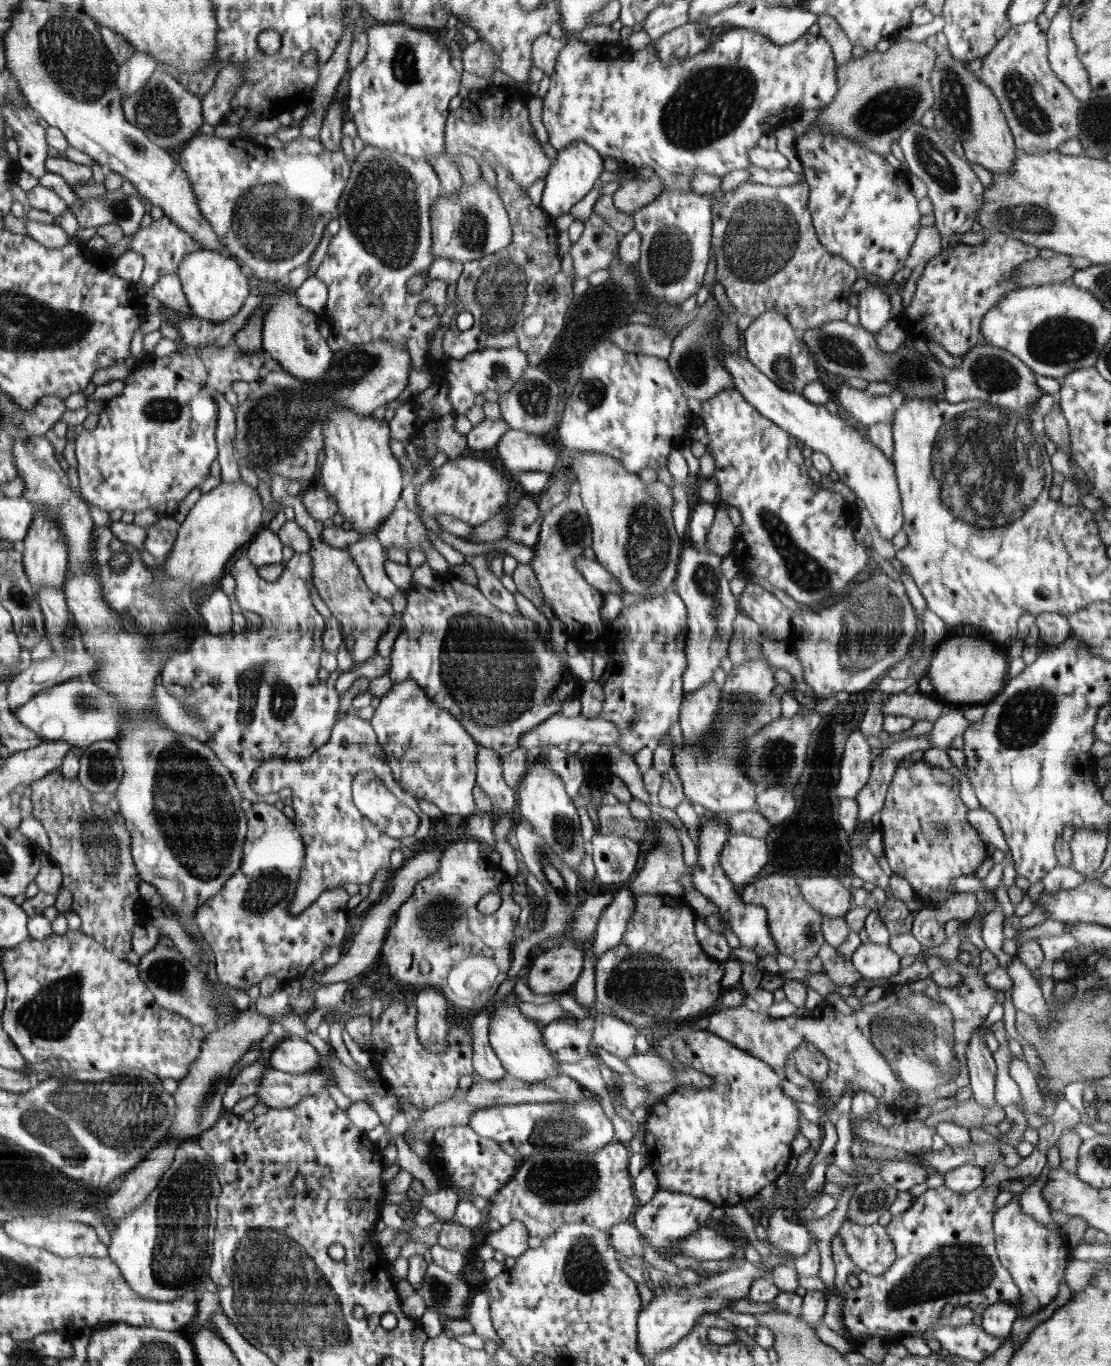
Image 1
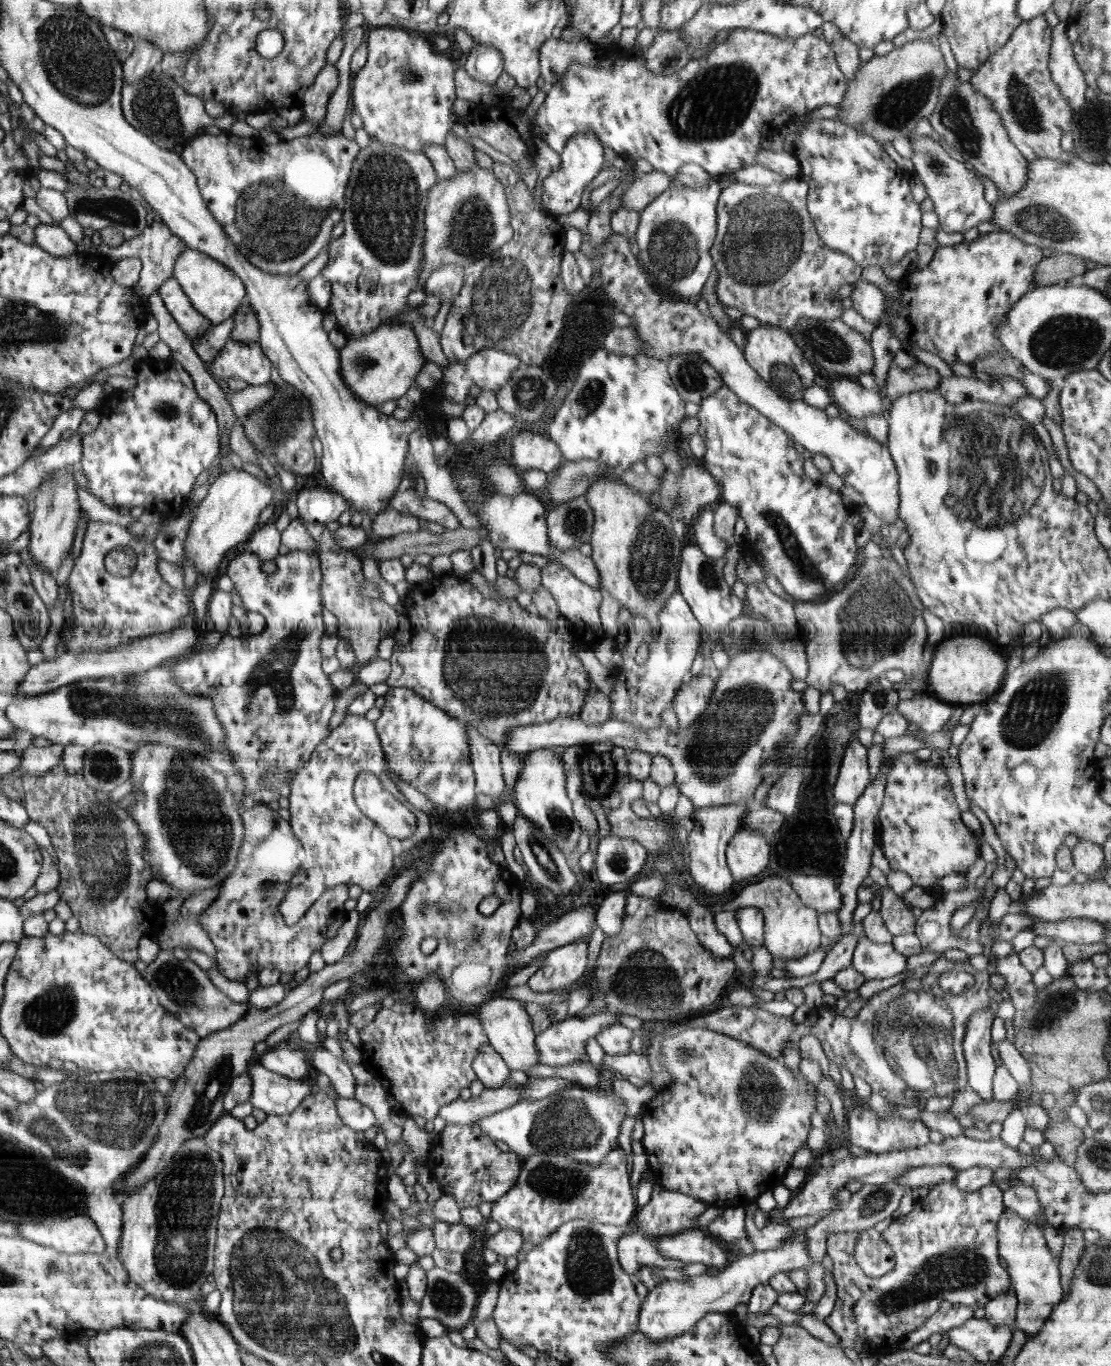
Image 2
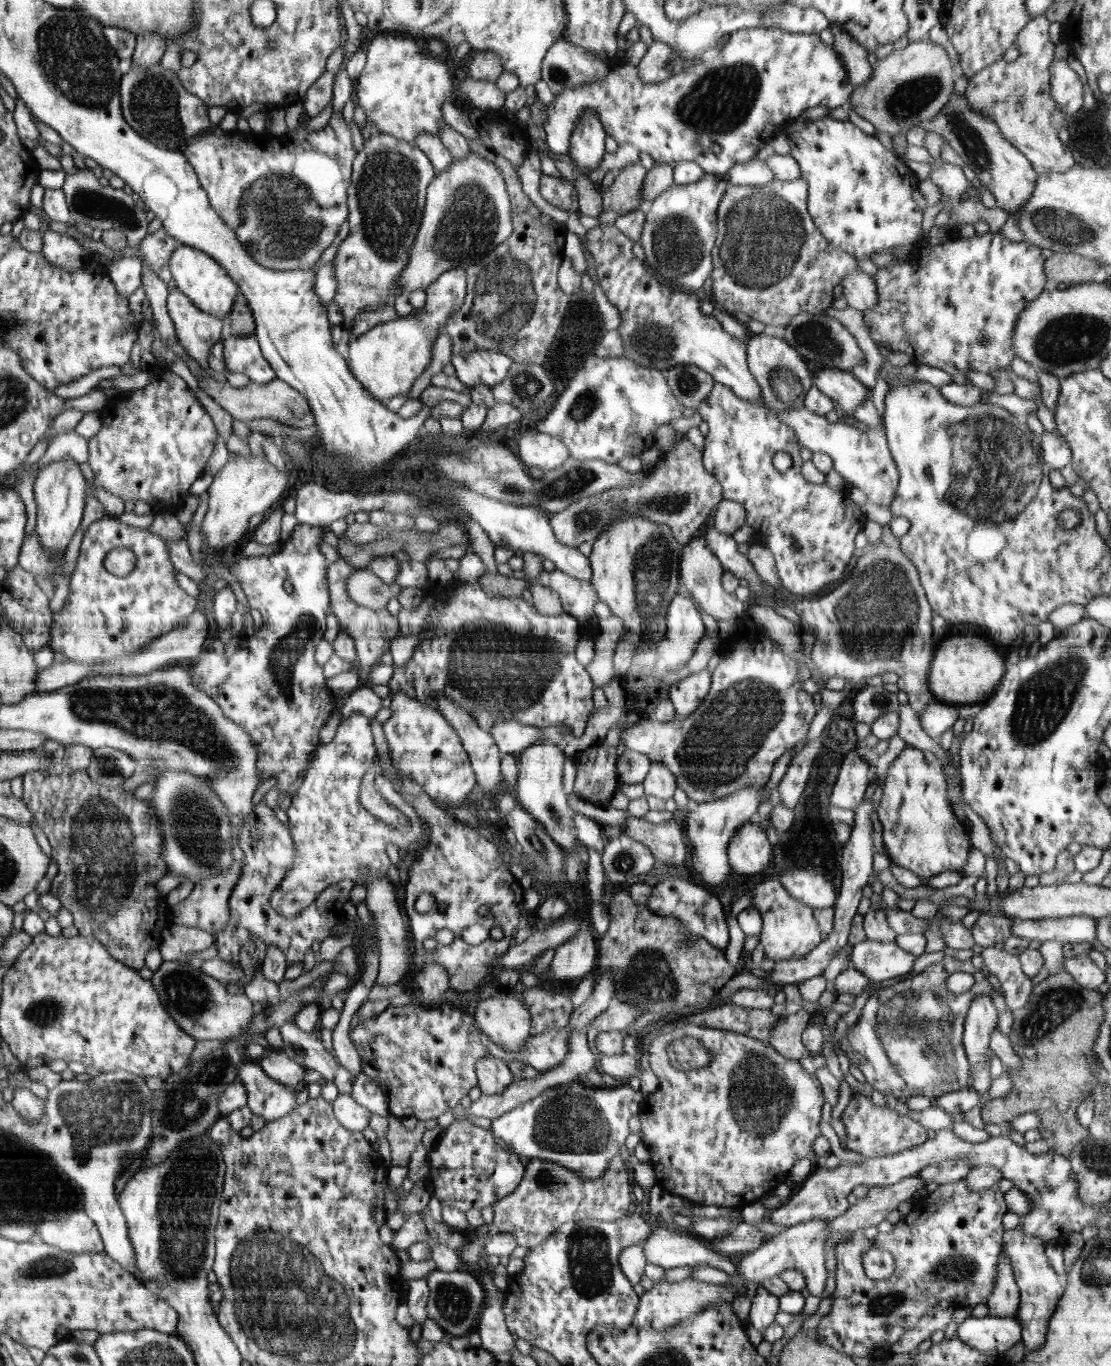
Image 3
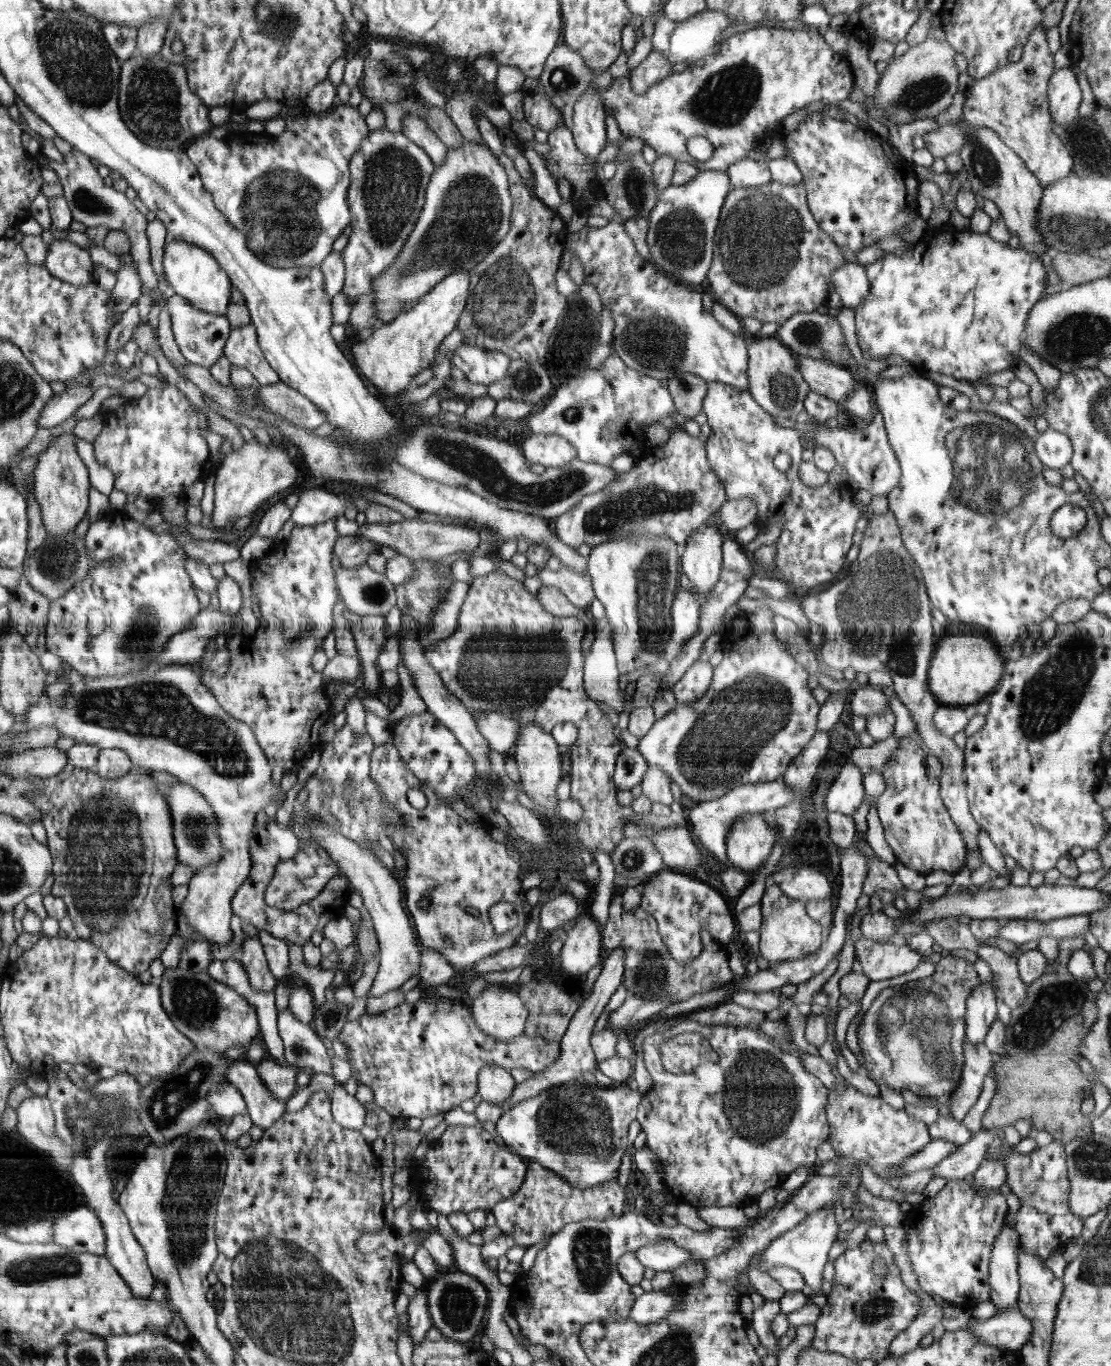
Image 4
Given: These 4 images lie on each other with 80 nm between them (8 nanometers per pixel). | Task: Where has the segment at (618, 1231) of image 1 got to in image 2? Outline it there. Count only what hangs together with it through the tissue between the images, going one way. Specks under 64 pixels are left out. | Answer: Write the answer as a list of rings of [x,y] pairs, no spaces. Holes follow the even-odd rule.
[[[640,1230],[628,1232],[628,1234],[624,1234],[622,1240],[618,1240],[618,1259],[621,1268],[630,1276],[634,1284],[638,1282],[635,1274],[640,1272],[643,1266],[674,1270],[682,1270],[685,1266],[684,1262],[662,1258],[656,1252],[652,1239],[642,1234]]]

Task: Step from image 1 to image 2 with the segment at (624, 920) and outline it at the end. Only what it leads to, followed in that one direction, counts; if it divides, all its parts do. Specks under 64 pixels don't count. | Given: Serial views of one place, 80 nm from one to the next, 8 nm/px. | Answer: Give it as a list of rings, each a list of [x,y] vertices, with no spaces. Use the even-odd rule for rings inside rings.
[[[626,891],[616,892],[599,899],[595,924],[604,932],[605,938],[618,936],[621,922],[625,918]]]

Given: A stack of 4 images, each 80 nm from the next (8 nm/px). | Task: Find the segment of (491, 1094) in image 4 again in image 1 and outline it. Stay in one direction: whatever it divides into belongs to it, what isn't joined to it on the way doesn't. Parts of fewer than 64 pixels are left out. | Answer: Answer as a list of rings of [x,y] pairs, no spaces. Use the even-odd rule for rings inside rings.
[[[482,1010],[472,1020],[471,1030],[474,1034],[473,1070],[486,1080],[500,1080],[507,1074],[504,1065],[489,1044],[489,1031],[492,1013]]]

